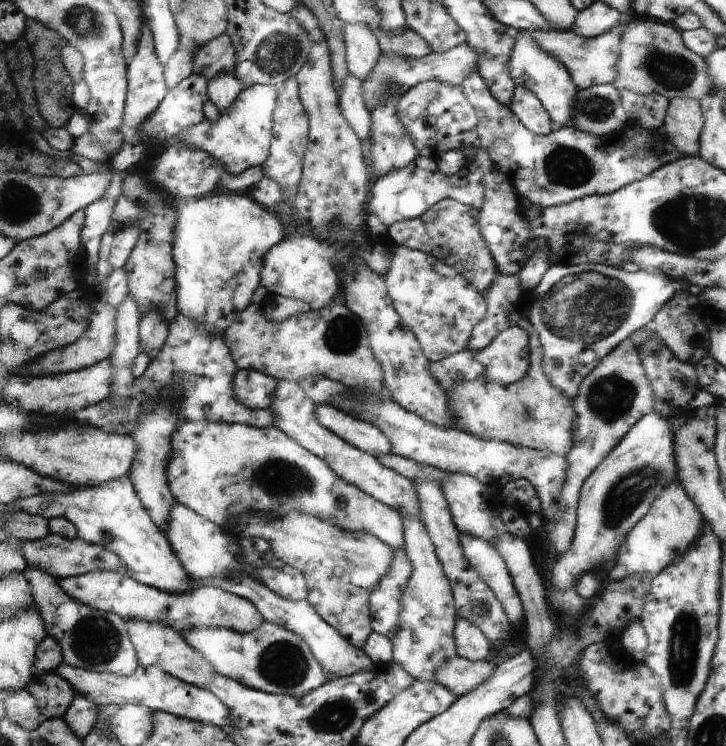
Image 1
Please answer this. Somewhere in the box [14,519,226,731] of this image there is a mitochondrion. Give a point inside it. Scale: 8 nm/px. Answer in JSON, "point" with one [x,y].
{"point":[96,641]}

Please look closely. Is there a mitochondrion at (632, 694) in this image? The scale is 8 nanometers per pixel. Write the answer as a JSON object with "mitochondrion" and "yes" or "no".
{"mitochondrion":"no"}

